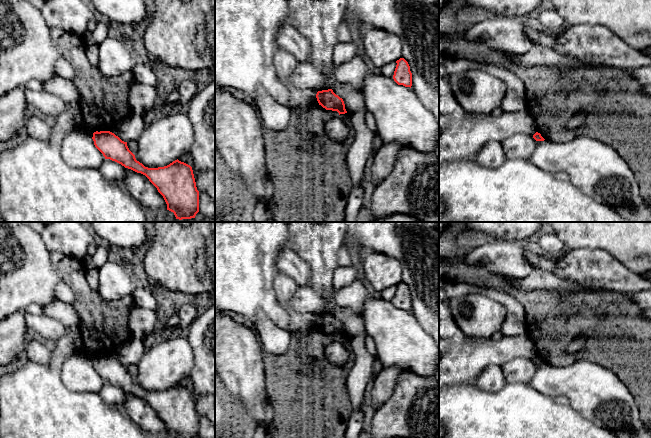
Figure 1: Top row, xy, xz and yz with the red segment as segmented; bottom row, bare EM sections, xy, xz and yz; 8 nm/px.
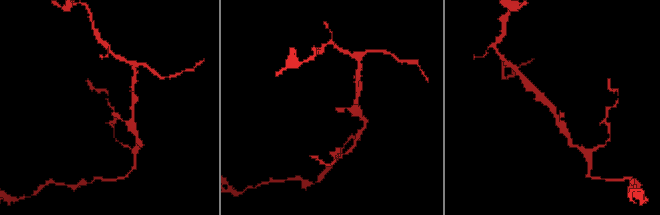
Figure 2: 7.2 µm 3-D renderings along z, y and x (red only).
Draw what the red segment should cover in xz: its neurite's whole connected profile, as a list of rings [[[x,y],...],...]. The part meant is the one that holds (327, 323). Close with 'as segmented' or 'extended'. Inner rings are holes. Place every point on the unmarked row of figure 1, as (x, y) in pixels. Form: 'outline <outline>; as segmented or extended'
outline [[[332,313],[318,315],[316,322],[319,329],[326,334],[337,335],[339,339],[347,337],[343,323],[336,319]]]; as segmented

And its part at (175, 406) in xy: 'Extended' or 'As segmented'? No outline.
As segmented

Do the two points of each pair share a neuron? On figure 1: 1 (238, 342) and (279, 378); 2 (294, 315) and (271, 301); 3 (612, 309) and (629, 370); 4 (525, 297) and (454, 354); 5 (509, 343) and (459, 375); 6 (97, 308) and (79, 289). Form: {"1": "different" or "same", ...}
{"1": "different", "2": "different", "3": "same", "4": "different", "5": "same", "6": "same"}

